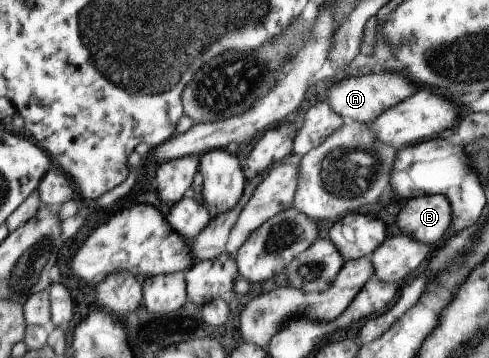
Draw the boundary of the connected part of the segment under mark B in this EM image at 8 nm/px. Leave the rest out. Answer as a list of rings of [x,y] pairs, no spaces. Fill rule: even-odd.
[[[426,194],[407,200],[398,213],[400,231],[429,247],[438,245],[451,228],[450,201],[442,194]]]

